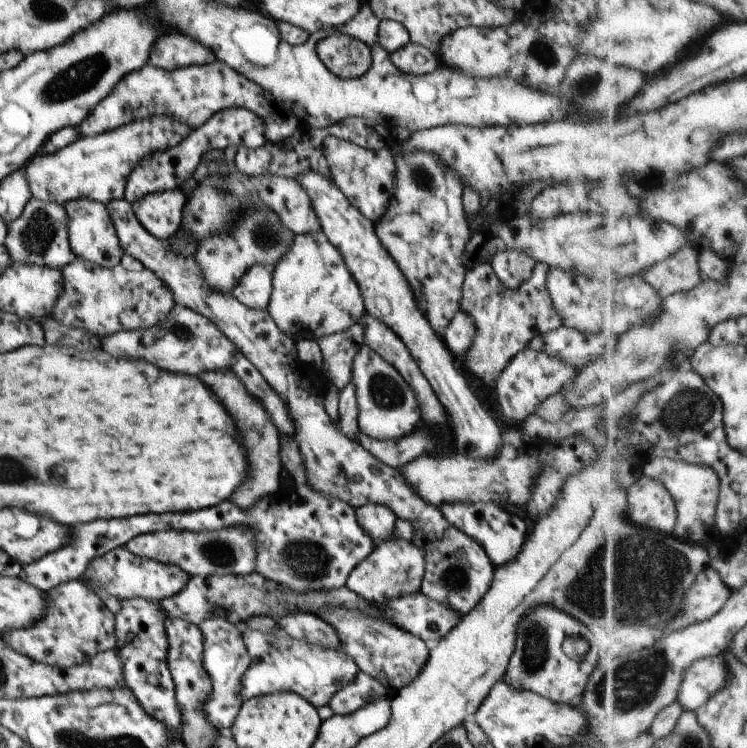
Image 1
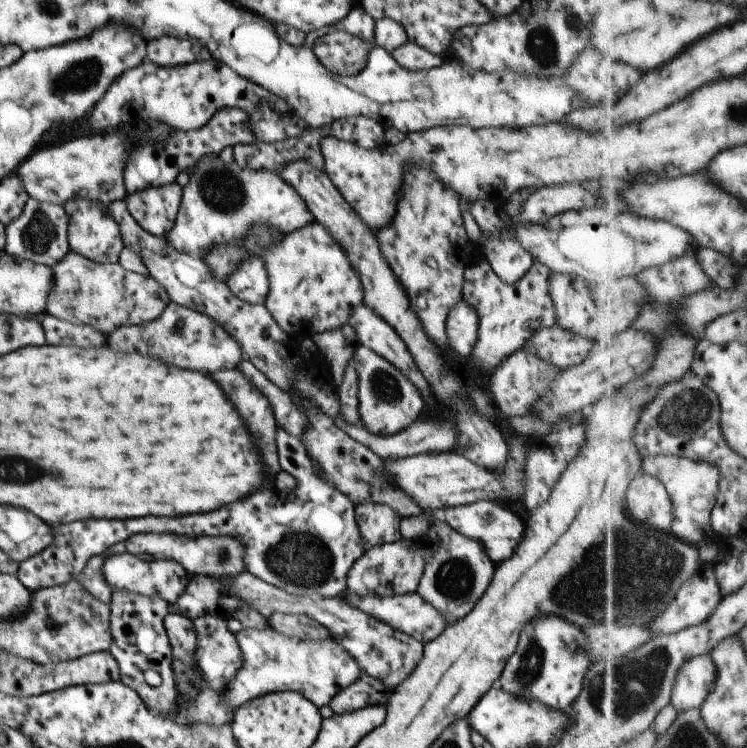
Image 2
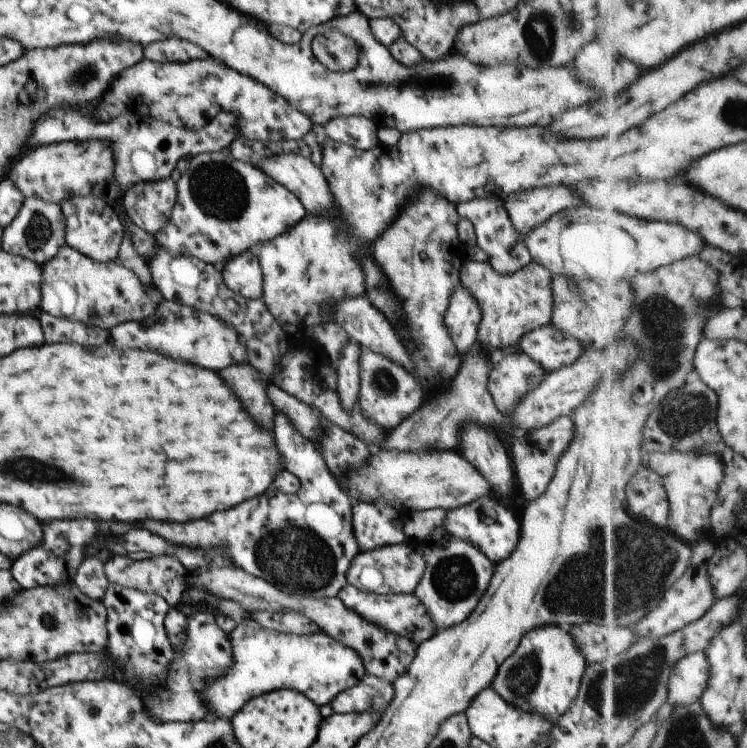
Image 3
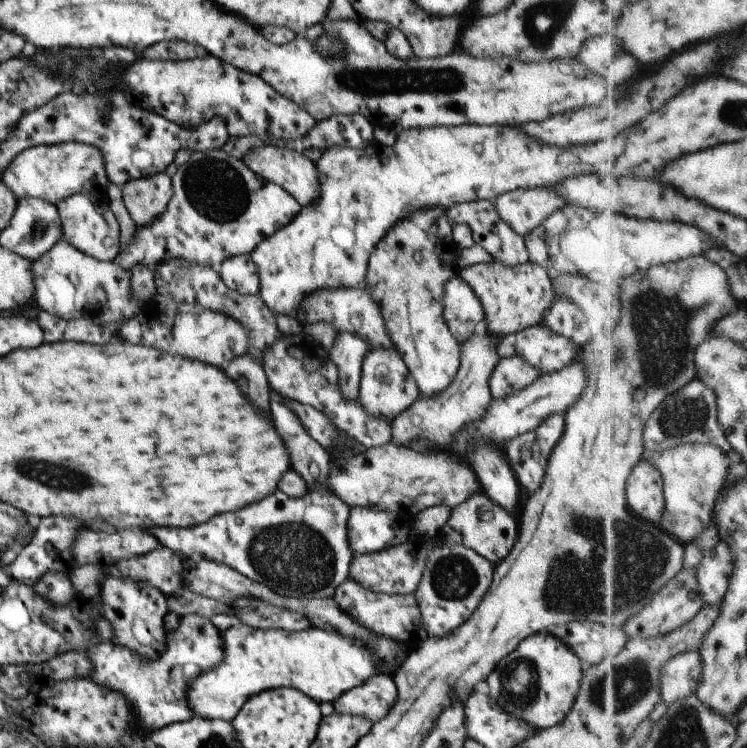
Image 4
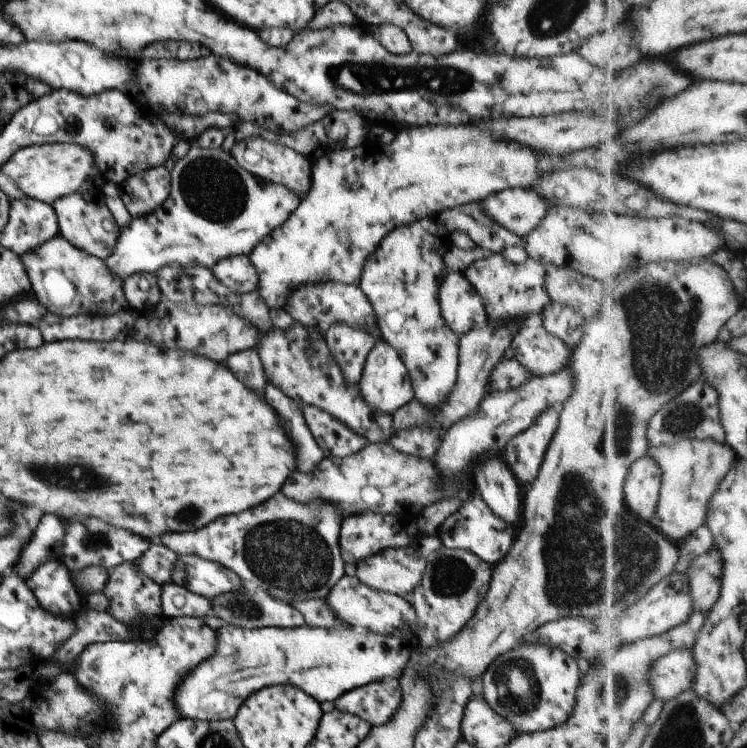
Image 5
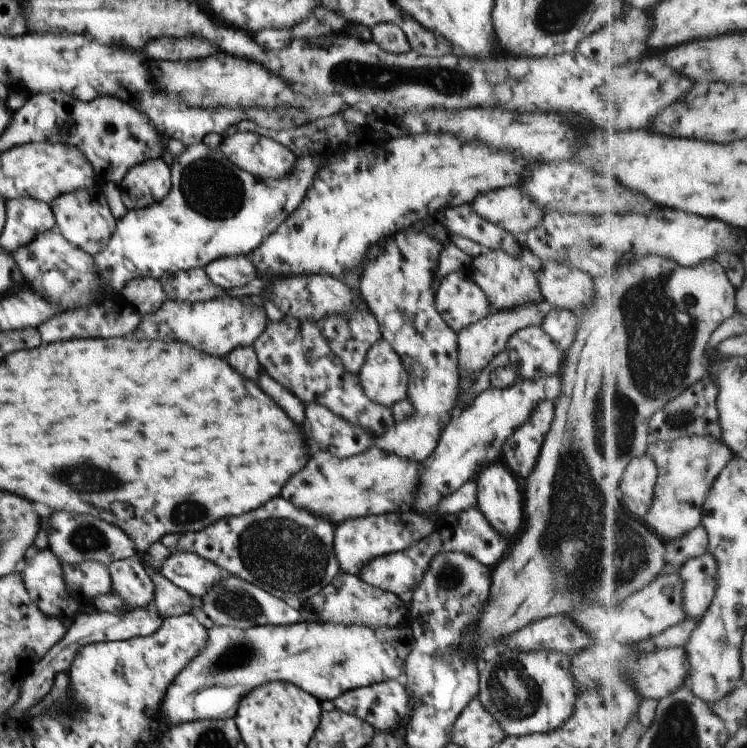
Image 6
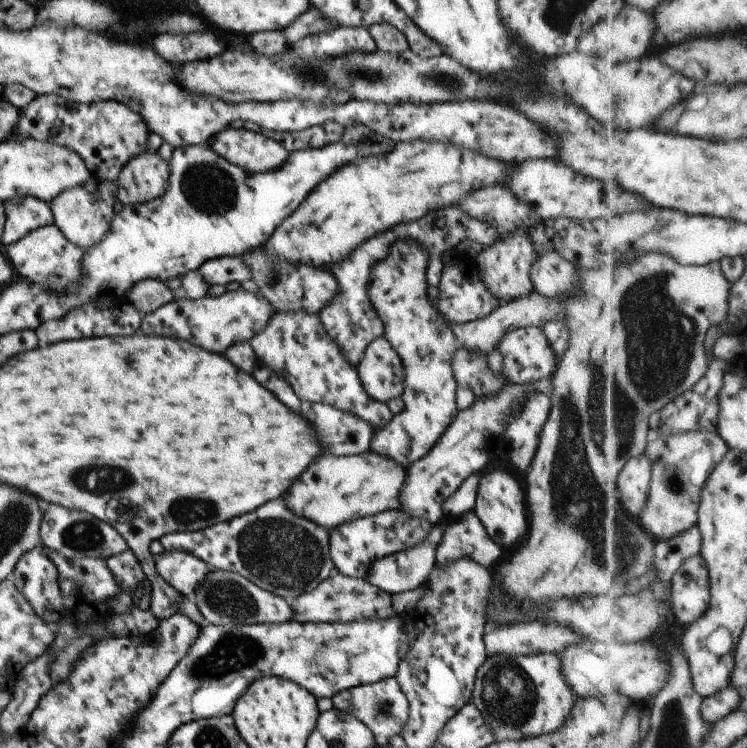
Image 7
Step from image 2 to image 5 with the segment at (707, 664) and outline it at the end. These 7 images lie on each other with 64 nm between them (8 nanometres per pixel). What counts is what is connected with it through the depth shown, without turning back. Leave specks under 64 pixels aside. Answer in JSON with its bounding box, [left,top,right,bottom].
[651,649,699,701]

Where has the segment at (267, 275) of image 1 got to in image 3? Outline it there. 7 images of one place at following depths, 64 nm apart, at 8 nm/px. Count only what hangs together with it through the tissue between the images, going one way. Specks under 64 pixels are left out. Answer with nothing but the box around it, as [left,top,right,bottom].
[221,246,264,300]

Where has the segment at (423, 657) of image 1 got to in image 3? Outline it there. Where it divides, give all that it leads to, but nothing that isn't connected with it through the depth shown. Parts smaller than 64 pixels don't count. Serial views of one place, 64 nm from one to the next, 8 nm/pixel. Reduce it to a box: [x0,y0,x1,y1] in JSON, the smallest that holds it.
[187,566,418,684]

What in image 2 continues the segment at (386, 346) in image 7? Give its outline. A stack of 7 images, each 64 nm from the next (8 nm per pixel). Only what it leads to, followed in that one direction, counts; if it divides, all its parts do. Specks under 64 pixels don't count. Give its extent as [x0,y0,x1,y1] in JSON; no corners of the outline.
[353,345,427,438]

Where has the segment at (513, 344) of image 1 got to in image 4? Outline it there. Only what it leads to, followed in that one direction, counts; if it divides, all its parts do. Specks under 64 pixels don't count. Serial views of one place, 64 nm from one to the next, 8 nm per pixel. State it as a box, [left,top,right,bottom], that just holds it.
[458,260,556,341]

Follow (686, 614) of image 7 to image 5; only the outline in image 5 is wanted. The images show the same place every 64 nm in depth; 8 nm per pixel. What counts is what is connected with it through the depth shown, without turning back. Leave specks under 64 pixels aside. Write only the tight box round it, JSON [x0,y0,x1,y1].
[687,551,725,612]

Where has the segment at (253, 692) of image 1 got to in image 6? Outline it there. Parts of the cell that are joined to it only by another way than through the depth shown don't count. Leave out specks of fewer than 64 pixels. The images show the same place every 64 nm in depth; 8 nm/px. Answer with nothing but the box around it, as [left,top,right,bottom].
[162,621,414,728]

